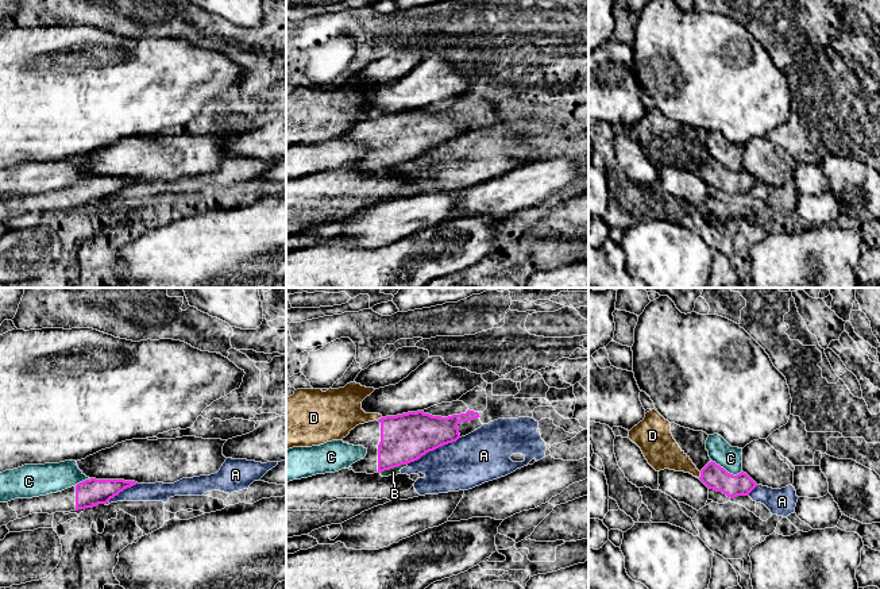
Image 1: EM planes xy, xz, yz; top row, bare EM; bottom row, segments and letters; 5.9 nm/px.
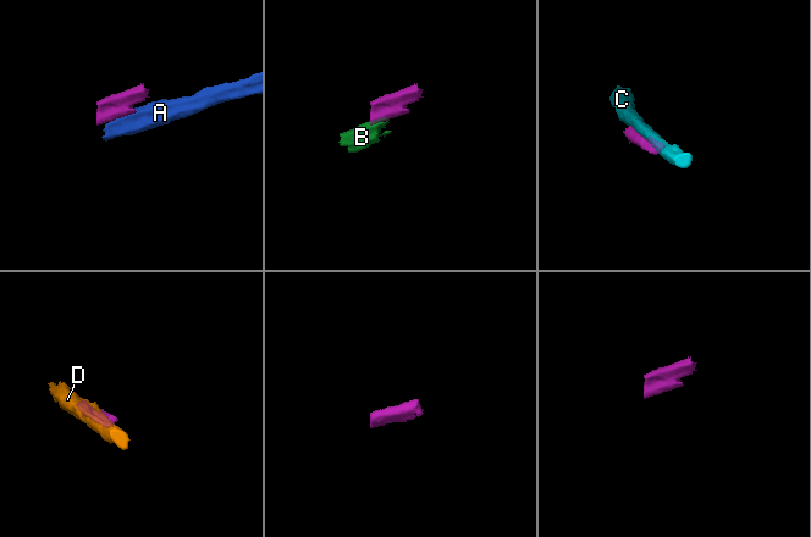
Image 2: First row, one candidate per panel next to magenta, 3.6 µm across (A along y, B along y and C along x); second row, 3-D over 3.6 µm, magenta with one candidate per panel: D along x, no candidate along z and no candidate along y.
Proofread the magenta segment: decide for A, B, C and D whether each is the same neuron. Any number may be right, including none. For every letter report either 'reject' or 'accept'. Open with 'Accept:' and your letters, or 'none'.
Accept: none
A: reject
B: reject
C: reject
D: reject

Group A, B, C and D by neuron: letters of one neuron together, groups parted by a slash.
A B / C / D

